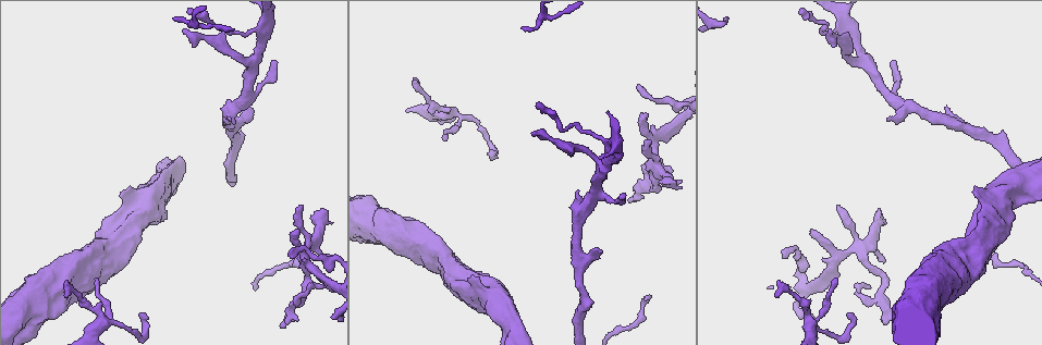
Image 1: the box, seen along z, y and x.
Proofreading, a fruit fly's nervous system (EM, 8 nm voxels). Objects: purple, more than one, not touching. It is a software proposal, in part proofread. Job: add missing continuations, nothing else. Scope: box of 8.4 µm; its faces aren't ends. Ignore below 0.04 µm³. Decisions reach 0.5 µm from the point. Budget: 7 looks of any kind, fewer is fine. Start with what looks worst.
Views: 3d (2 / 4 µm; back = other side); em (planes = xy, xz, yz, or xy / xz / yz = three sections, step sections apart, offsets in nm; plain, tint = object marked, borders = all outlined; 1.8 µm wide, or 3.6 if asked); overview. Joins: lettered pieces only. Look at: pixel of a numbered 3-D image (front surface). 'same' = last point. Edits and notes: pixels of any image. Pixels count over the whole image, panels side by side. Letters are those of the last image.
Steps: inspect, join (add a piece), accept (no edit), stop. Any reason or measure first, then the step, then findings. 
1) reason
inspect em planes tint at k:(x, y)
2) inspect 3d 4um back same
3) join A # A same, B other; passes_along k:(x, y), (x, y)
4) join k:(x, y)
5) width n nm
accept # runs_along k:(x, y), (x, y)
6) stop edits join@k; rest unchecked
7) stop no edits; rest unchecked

thin end
inspect 3d 2um at 1:(185, 31)

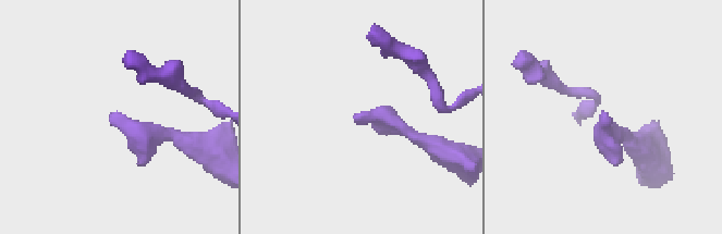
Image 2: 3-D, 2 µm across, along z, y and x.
now the EM
inspect em planes borders at 2:(115, 118)

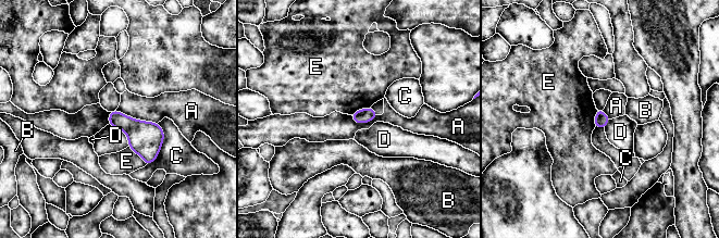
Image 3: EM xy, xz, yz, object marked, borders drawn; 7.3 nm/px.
accept # A other, B other, C other, D other, E other; none of them fits

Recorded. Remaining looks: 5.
an open end
inspect 3d 4um at 1:(945, 109)

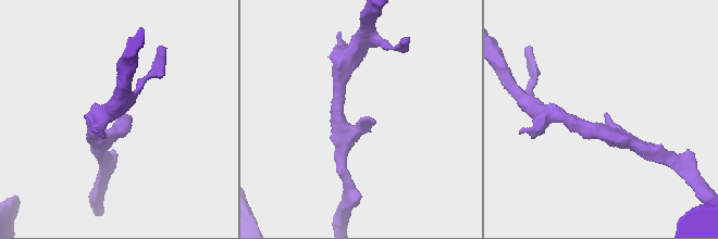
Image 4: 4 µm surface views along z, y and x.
need the tissue
inspect em xz step 4 borders at 4:(605, 116)

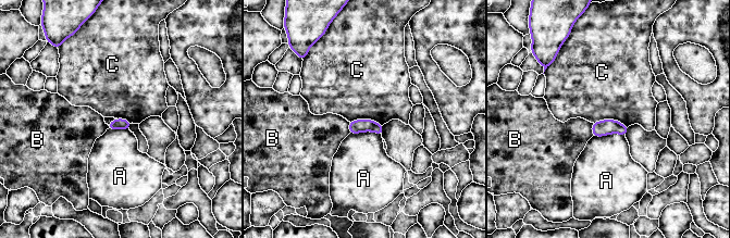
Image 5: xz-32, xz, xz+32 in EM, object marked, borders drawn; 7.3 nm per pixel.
accept # A other, B other, C other; border 5:(593, 122), (617, 120), (627, 127); none of them fits

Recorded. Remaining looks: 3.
thin end
inspect 3d 2um at 1:(292, 257)

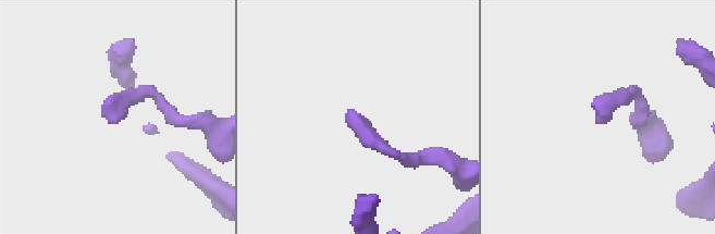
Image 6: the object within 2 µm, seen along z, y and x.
inspect em xy step 4 borders at 6:(599, 121)

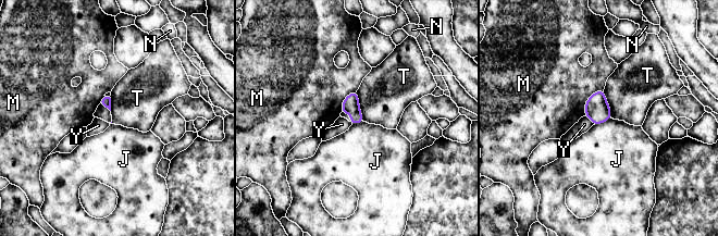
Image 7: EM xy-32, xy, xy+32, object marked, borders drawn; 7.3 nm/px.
cut it another way
inspect em xz step 8 borders same

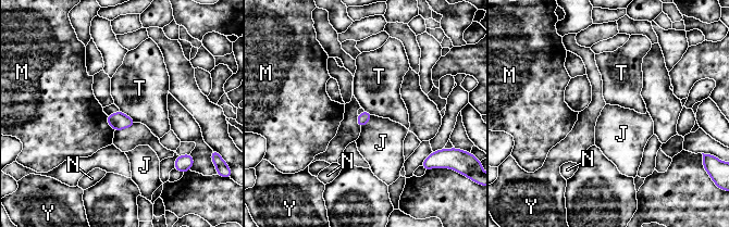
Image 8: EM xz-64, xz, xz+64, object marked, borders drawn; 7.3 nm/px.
longest_contact T 160 nm
accept # J other, M other, N other, T other, Y other; border 8:(372, 115), (360, 127); no lettered piece goes on from it

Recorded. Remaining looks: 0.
stop no edits; rest unchecked

